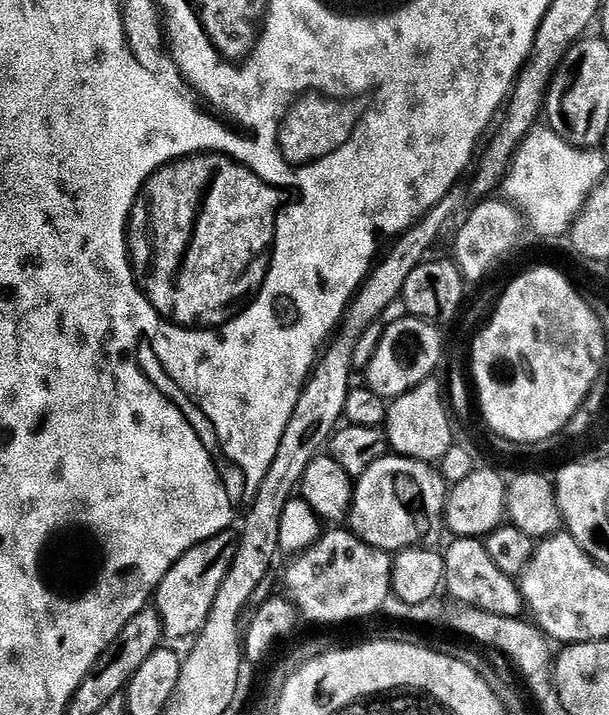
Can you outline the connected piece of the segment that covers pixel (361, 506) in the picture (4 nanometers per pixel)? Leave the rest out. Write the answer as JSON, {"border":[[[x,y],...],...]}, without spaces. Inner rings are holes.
{"border":[[[384,454],[379,460],[365,469],[354,480],[354,491],[351,493],[350,511],[346,520],[351,531],[359,540],[385,554],[401,552],[403,548],[414,548],[421,543],[423,536],[432,528],[432,520],[428,517],[428,495],[432,492],[432,483],[436,476],[429,465],[422,460],[413,460],[411,456]]]}

